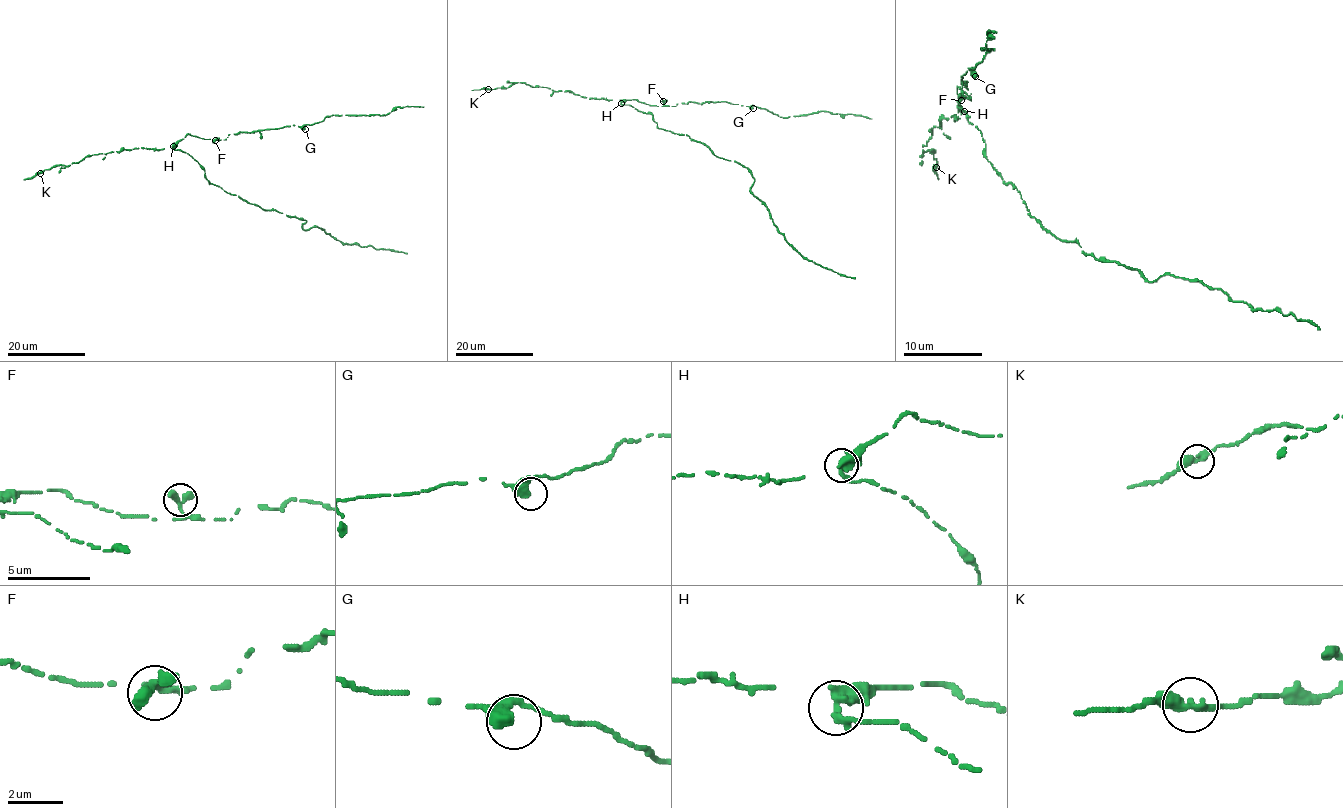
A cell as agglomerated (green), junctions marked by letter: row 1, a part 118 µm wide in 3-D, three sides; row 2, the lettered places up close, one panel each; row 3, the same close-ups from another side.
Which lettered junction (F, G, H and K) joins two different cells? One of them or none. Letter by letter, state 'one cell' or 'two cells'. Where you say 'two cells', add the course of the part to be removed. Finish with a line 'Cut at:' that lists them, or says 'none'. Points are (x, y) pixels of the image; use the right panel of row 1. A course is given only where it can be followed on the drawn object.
F: one cell
G: one cell
H: two cells | (963, 112), (981, 131), (985, 157), (1046, 232), (1142, 277), (1197, 279), (1319, 330)
K: one cell
Cut at: H

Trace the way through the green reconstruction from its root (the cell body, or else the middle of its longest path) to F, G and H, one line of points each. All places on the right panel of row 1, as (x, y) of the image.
F: (985, 147), (981, 131), (967, 120), (957, 102), (957, 86), (971, 98), (961, 100)
G: (985, 147), (981, 131), (967, 120), (957, 102), (957, 86), (971, 98), (961, 76), (967, 70), (975, 76)
H: (985, 147), (981, 131), (963, 112)

